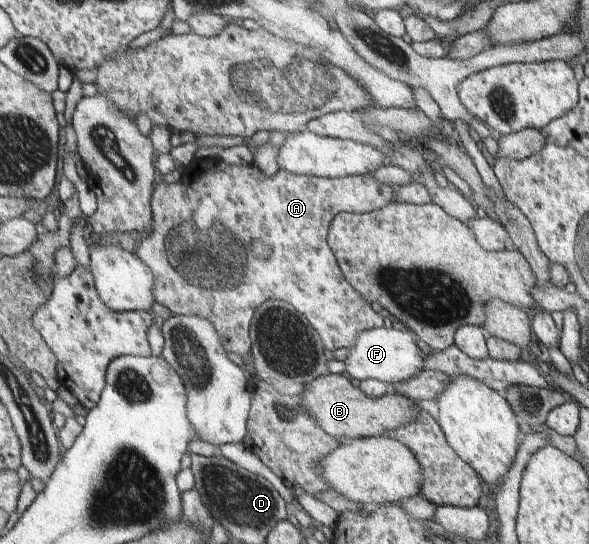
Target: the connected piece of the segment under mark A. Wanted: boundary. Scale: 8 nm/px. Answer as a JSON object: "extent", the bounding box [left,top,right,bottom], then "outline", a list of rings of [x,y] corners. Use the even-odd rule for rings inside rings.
{"extent":[137,158,399,367],"outline":[[[200,158],[195,161],[193,166],[185,168],[185,173],[182,178],[176,180],[175,183],[161,182],[156,188],[152,197],[151,203],[153,208],[153,217],[155,220],[155,227],[153,231],[141,242],[137,247],[137,255],[142,262],[148,264],[154,274],[156,274],[156,288],[154,288],[154,298],[156,302],[167,307],[174,315],[186,315],[186,316],[204,316],[206,320],[212,320],[212,324],[220,330],[220,336],[224,338],[224,348],[232,354],[238,354],[243,359],[243,365],[250,367],[252,364],[252,320],[255,319],[256,311],[260,308],[261,304],[264,304],[267,300],[278,299],[292,303],[311,323],[312,326],[320,334],[322,338],[321,343],[326,346],[326,350],[333,352],[339,348],[352,348],[362,332],[372,330],[373,328],[382,328],[384,326],[384,317],[378,313],[378,308],[373,306],[354,288],[348,284],[348,279],[344,276],[343,269],[339,264],[339,260],[336,258],[335,252],[332,250],[329,244],[328,235],[331,230],[331,224],[333,220],[341,212],[348,211],[349,213],[367,213],[374,212],[374,210],[380,210],[380,208],[386,208],[388,204],[392,202],[399,202],[396,200],[397,185],[388,186],[377,180],[370,175],[356,175],[345,176],[344,178],[334,177],[316,177],[314,175],[300,175],[294,172],[288,172],[288,170],[278,170],[278,174],[274,174],[272,178],[266,176],[258,166],[254,163],[248,165],[231,165],[224,162],[219,158]],[[256,240],[264,240],[268,244],[272,244],[272,256],[268,260],[264,260],[262,256],[258,256],[254,252],[254,242]]]}

